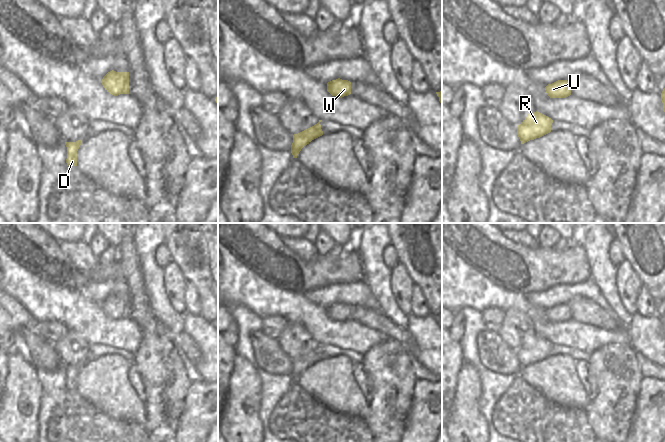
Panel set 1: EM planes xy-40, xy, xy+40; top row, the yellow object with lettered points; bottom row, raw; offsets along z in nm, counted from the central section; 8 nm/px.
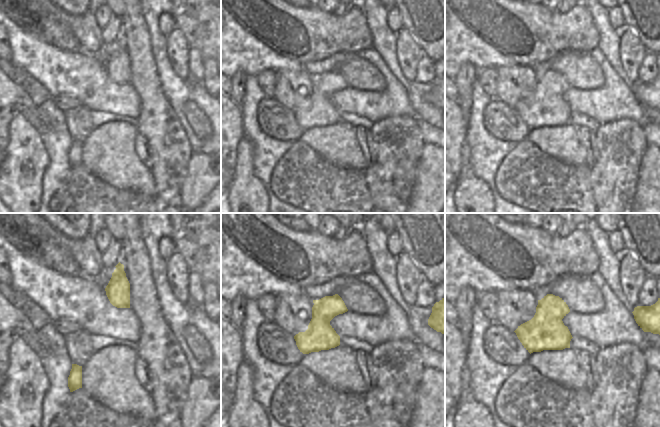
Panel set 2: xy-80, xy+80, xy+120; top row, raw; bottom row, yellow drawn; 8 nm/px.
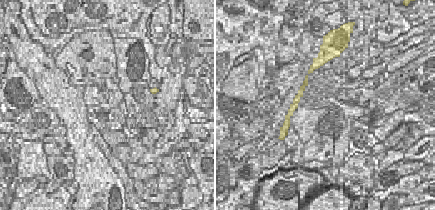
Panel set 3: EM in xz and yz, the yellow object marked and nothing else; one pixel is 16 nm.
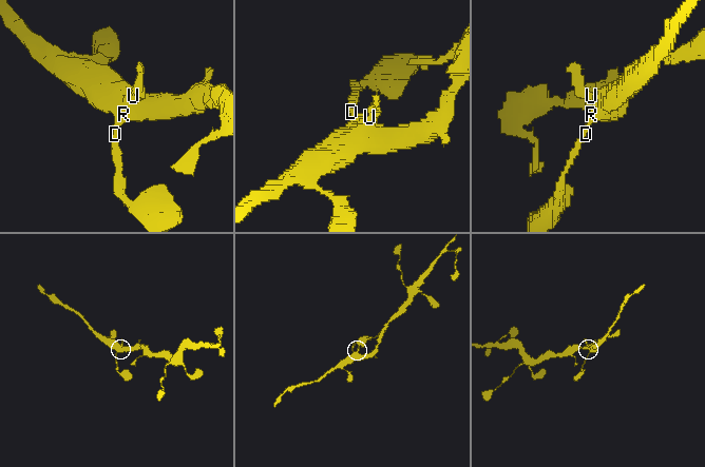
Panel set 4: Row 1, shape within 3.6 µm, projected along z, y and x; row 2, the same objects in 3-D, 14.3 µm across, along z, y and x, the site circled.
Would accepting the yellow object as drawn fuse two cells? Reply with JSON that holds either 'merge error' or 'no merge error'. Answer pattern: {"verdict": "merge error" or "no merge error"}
{"verdict": "no merge error"}

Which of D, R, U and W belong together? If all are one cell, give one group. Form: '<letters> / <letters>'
D R U W

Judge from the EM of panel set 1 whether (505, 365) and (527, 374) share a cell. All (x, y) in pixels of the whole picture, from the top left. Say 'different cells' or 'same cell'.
different cells

